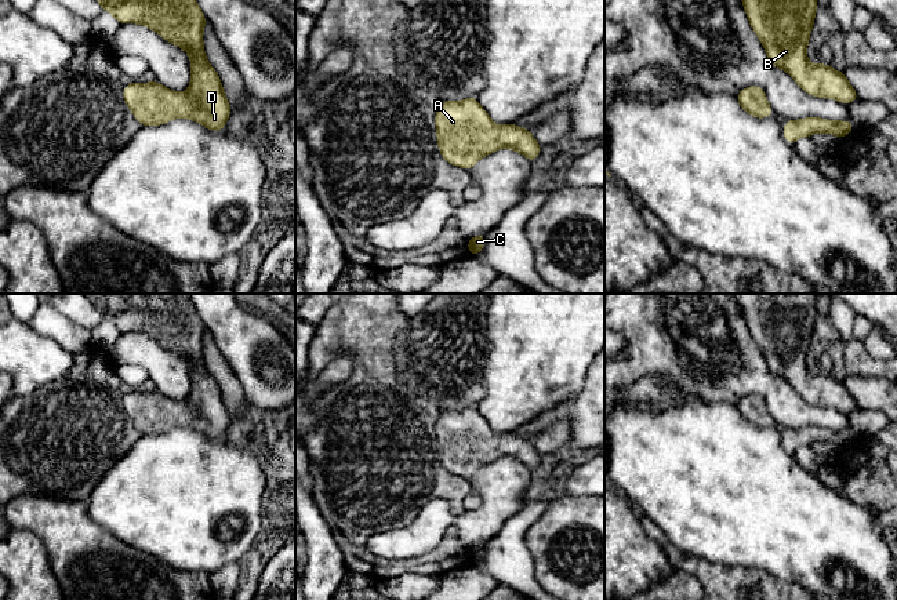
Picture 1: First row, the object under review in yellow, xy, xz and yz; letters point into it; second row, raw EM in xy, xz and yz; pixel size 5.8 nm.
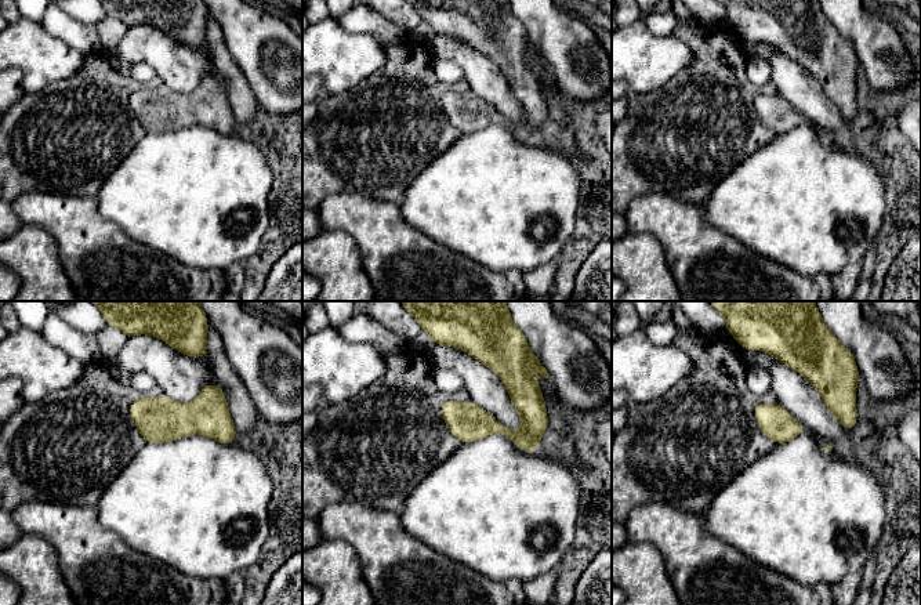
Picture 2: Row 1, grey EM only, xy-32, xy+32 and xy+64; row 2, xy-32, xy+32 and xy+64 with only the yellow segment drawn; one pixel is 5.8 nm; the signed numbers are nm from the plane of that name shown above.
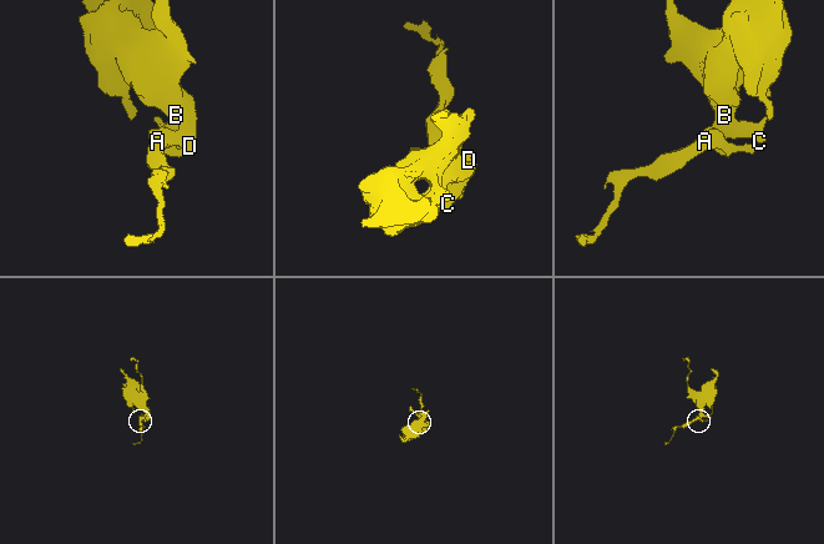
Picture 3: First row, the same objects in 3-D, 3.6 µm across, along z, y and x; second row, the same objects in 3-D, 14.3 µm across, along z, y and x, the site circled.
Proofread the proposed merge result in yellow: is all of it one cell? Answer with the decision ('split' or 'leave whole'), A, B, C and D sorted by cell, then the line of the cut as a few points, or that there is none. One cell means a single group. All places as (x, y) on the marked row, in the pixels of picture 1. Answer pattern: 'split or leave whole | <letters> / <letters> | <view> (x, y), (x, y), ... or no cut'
leave whole | A B C D | no cut

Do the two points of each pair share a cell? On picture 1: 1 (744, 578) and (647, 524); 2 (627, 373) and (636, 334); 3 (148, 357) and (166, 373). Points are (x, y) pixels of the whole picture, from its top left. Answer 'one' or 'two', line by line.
1: one
2: one
3: one

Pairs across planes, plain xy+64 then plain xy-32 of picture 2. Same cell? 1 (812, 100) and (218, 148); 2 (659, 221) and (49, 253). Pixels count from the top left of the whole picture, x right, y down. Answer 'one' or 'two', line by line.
1: two
2: two

